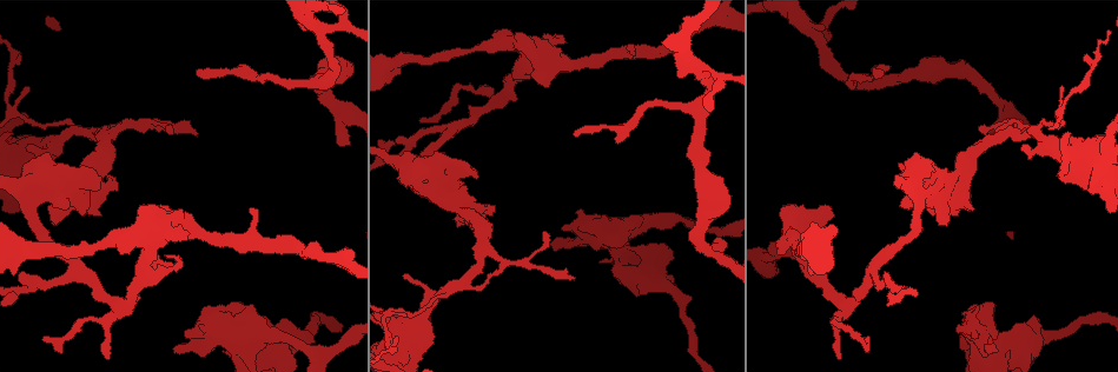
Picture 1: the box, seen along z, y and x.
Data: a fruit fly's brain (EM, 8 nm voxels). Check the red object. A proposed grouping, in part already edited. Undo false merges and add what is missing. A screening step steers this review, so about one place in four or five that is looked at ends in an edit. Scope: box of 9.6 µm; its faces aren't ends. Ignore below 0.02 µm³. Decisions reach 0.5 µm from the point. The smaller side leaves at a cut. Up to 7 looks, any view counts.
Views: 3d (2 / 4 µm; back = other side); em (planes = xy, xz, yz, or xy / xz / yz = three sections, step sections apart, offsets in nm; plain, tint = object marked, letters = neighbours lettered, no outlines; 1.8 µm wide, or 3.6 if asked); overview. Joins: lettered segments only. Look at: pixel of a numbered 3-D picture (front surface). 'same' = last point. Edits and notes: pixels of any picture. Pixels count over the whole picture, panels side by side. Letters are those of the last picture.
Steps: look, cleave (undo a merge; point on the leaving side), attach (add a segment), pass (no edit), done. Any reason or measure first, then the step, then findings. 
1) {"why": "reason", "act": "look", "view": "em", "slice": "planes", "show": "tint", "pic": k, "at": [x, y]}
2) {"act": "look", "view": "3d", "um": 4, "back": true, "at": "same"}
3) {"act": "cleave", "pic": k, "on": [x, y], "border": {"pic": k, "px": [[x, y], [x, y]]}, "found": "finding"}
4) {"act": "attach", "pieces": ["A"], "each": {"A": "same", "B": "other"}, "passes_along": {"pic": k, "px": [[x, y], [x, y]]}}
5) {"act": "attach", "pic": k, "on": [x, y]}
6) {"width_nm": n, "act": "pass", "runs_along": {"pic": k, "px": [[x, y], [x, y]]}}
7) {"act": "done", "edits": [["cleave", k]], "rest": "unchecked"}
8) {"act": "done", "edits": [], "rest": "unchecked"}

{"why": "thin arm on a thick one", "act": "look", "view": "3d", "um": 4, "pic": 1, "at": [1037, 129]}

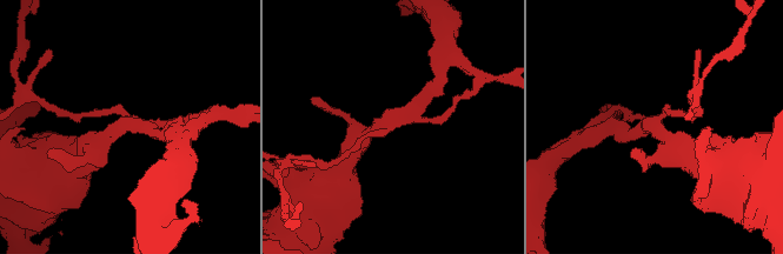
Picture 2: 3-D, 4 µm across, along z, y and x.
{"act": "look", "view": "em", "um": 3.6, "slice": "xy", "step": 16, "show": "tint", "pic": 2, "at": [121, 125]}

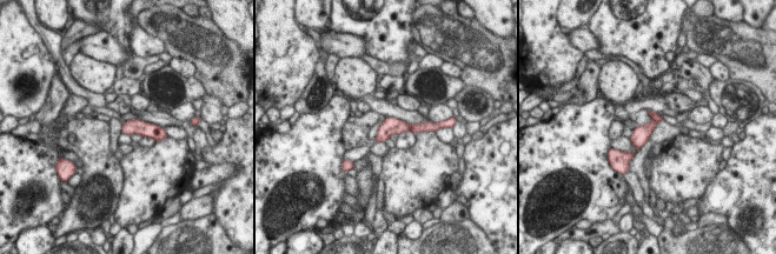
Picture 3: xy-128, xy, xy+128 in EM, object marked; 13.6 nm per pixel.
{"why": "another direction", "act": "look", "view": "em", "um": 3.6, "slice": "planes", "show": "letters", "at": "same"}

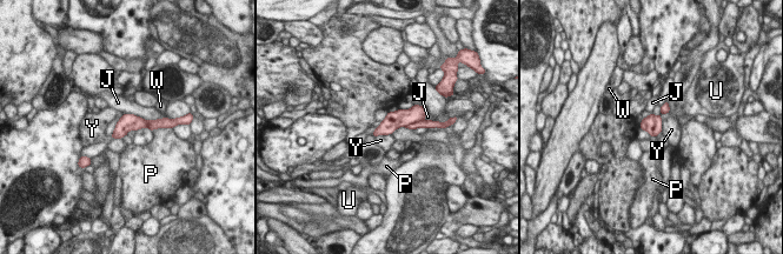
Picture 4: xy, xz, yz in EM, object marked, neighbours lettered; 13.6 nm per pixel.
{"longest_contact_nm": ["J", 550], "act": "cleave", "pic": 4, "on": [428, 124], "each": {"J": "other", "P": "other", "U": "other", "W": "other", "Y": "other"}, "border": {"pic": 4, "px": [[423, 119], [405, 126]]}, "found": "two neurons meet here"}

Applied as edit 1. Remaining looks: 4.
{"why": "abrupt turn", "act": "look", "view": "em", "um": 3.6, "slice": "planes", "show": "tint", "pic": 1, "at": [13, 156]}

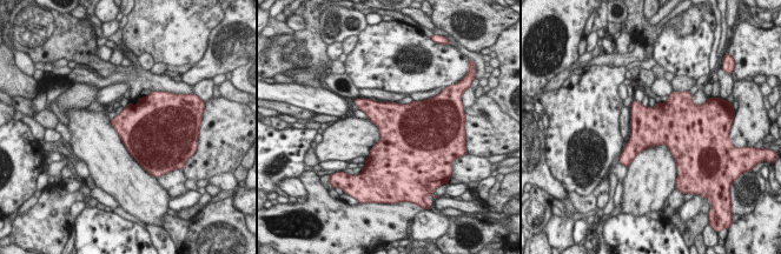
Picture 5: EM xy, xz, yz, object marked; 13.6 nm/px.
{"why": "what lies round it", "act": "look", "view": "em", "um": 3.6, "slice": "planes", "show": "letters", "at": "same"}

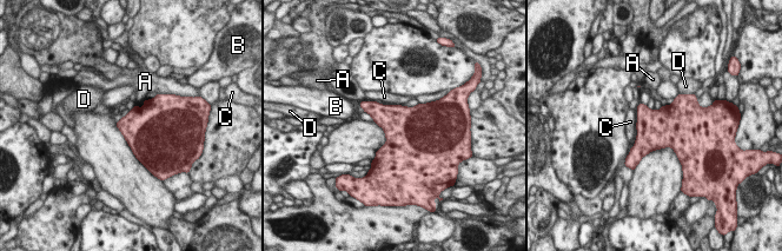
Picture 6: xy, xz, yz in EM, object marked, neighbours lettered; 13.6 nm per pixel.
{"width_nm": 550, "act": "pass", "each": {"A": "other", "B": "other", "C": "other", "D": "other"}, "border": {"pic": 6, "px": [[391, 104], [399, 105]]}, "found": "continuous, no second neuron"}

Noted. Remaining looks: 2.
{"act": "done", "edits": [["cleave", 4]], "rest": "unchecked"}

